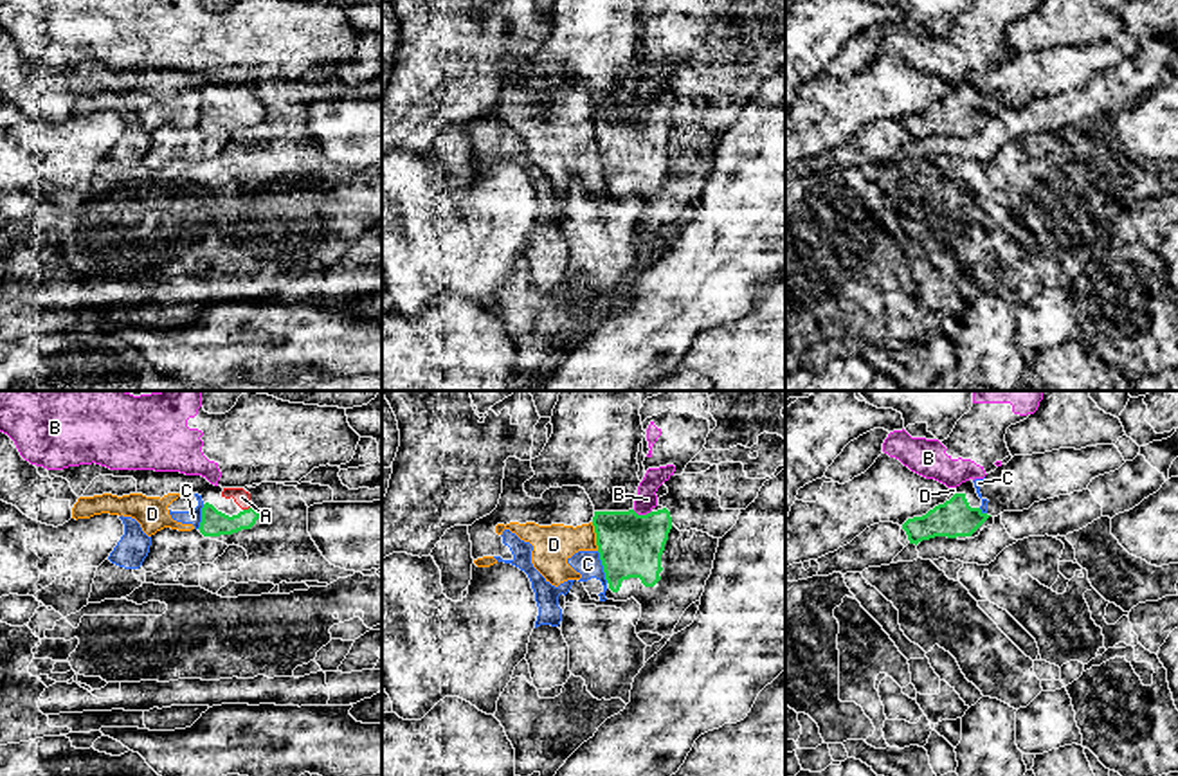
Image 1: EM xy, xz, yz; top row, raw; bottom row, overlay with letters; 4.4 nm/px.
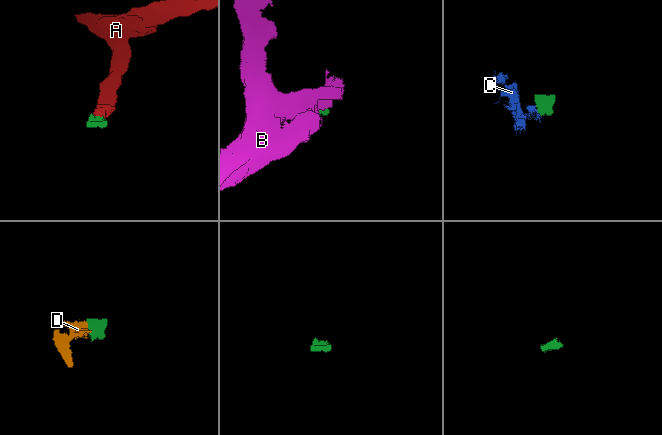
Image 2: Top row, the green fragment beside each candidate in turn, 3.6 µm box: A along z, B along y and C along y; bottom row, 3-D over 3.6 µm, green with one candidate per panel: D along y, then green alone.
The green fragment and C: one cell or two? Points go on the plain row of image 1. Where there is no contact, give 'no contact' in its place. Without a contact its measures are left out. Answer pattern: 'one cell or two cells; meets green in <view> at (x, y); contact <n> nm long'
two cells; meets green in xz at (604, 164); contact 150 nm long

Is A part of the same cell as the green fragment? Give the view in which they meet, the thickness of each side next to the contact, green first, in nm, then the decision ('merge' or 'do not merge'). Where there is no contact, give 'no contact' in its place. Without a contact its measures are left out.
contact in xy; calibres 120 and 70 nm; merge

